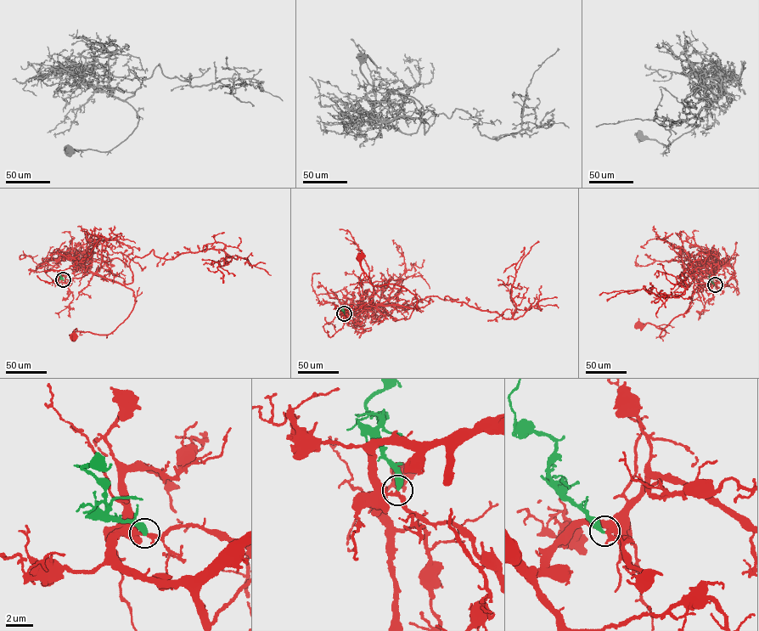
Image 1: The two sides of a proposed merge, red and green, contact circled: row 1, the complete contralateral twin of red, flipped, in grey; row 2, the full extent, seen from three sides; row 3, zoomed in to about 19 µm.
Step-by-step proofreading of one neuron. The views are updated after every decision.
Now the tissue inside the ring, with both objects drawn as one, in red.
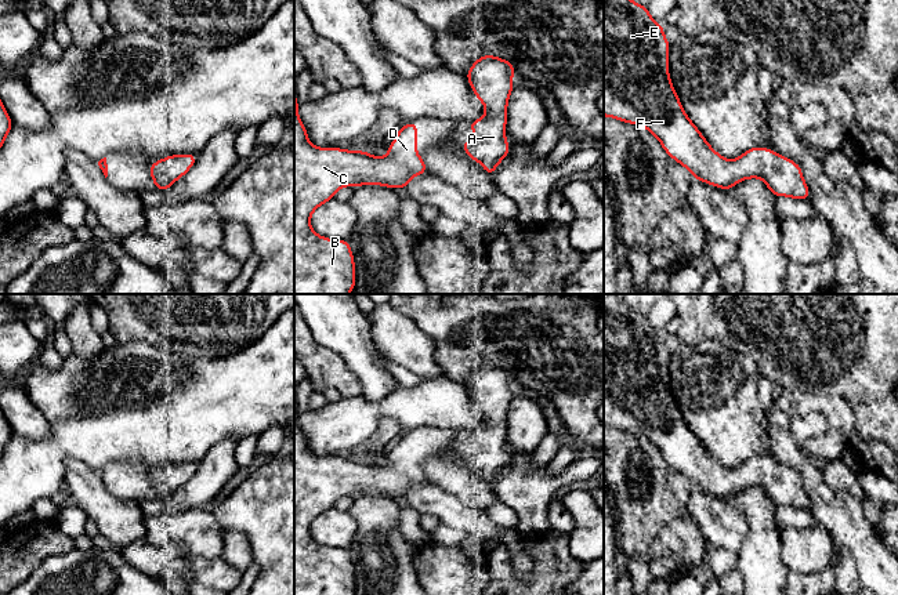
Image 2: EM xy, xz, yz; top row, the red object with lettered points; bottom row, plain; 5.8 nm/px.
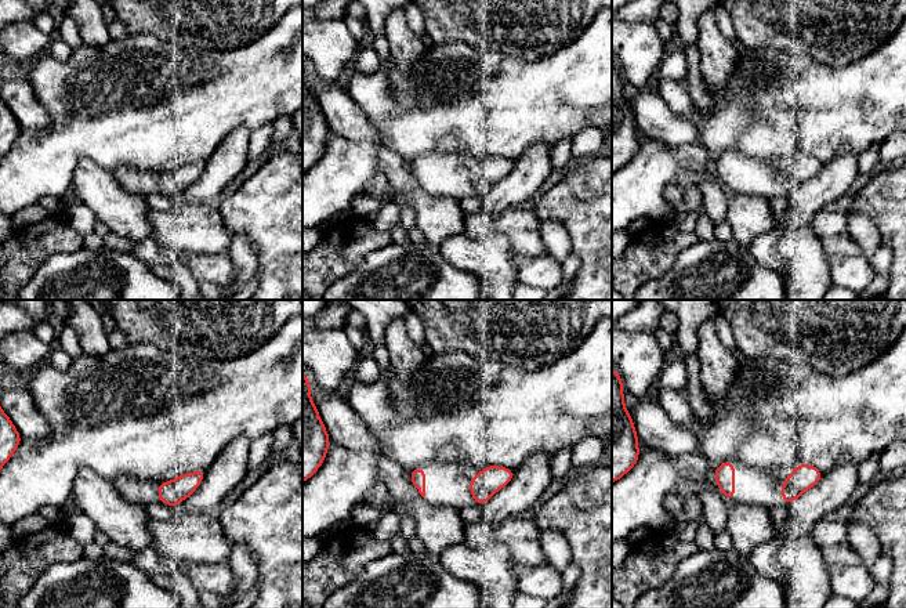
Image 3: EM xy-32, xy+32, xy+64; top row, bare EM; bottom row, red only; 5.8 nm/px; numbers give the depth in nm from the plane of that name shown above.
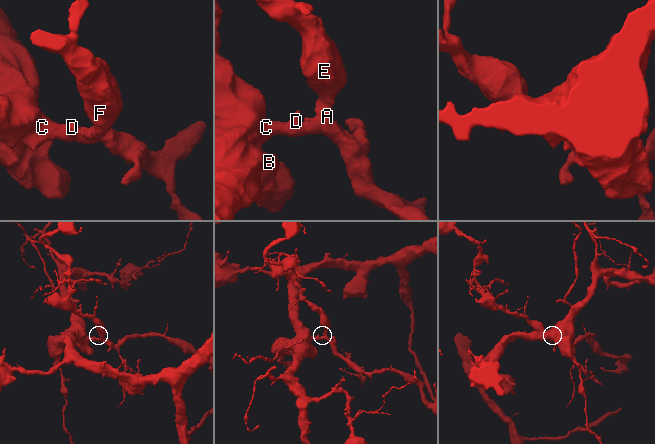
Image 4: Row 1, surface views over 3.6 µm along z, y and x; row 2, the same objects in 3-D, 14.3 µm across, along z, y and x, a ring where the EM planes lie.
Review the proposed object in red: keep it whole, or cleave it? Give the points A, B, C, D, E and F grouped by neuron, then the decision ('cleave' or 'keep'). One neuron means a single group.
A B C D E F | keep

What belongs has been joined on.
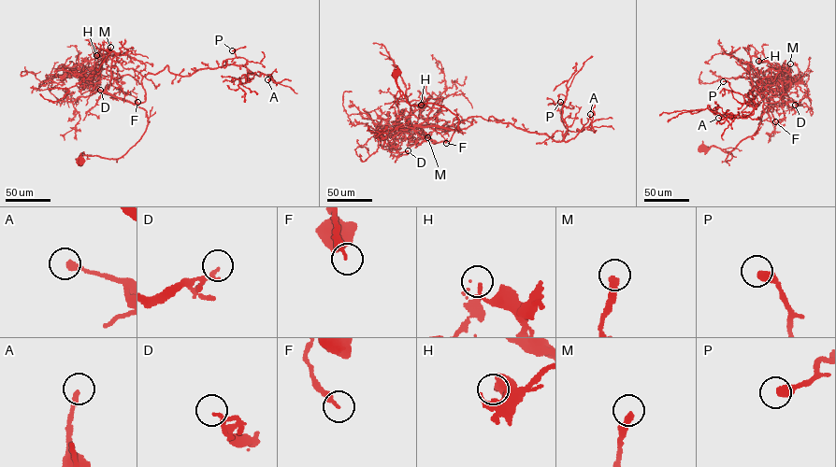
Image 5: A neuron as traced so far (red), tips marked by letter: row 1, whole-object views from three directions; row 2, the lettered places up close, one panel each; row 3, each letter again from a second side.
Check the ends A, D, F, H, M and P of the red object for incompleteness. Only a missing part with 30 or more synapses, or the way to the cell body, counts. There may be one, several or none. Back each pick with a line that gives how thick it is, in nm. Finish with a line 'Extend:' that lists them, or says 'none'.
Extend: none

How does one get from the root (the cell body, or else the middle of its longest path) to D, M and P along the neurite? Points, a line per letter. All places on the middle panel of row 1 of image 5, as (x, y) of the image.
D: (396, 74), (409, 104), (439, 105), (458, 120), (456, 130), (405, 129), (390, 150), (408, 150)
M: (396, 74), (396, 86), (409, 104), (435, 103), (457, 118), (456, 130), (415, 125), (393, 137), (427, 137)
P: (396, 74), (409, 104), (444, 106), (458, 132), (492, 116), (561, 141), (560, 102)

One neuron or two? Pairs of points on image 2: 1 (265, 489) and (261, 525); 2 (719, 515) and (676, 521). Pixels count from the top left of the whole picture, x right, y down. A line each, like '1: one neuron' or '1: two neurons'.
1: one neuron
2: two neurons

